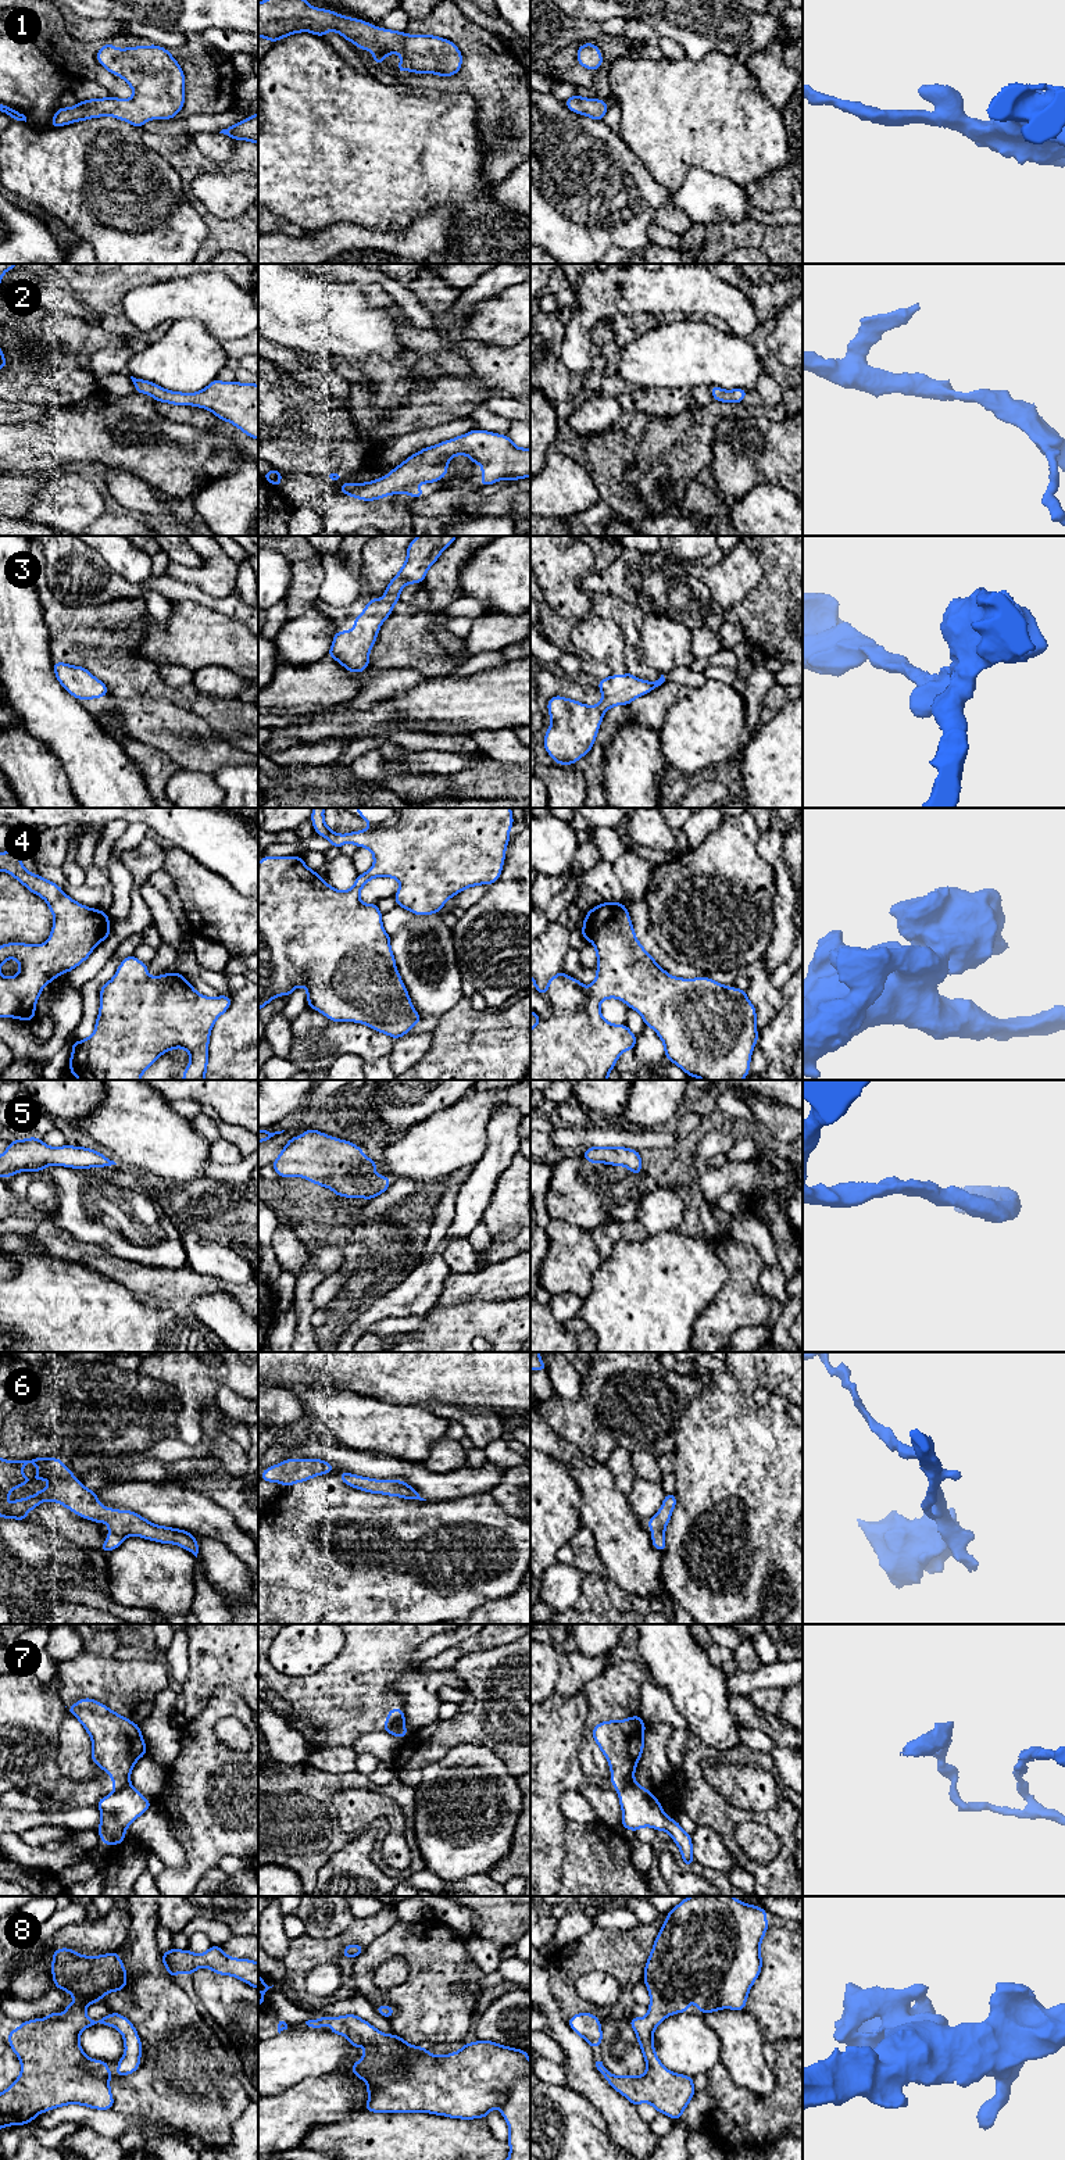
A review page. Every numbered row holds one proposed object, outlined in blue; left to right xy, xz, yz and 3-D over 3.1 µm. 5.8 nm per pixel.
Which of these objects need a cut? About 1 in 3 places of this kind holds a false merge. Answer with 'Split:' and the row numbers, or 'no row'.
Split: 7

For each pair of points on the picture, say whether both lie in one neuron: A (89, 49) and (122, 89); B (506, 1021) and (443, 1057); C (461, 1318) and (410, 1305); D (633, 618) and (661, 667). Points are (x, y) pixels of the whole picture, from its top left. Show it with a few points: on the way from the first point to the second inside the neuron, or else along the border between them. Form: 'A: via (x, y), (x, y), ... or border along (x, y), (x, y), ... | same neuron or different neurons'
A: via (89, 60), (111, 82) | same neuron
B: via (490, 1036), (470, 1057), (458, 1057) | same neuron
C: border along (433, 1305), (425, 1316) | different neurons
D: border along (639, 628), (639, 651), (644, 661) | different neurons

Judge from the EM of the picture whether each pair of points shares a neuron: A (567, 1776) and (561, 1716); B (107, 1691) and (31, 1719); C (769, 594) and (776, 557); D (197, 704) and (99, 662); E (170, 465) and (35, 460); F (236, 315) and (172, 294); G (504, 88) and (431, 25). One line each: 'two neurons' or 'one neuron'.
A: one neuron
B: two neurons
C: one neuron
D: one neuron
E: one neuron
F: one neuron
G: one neuron

